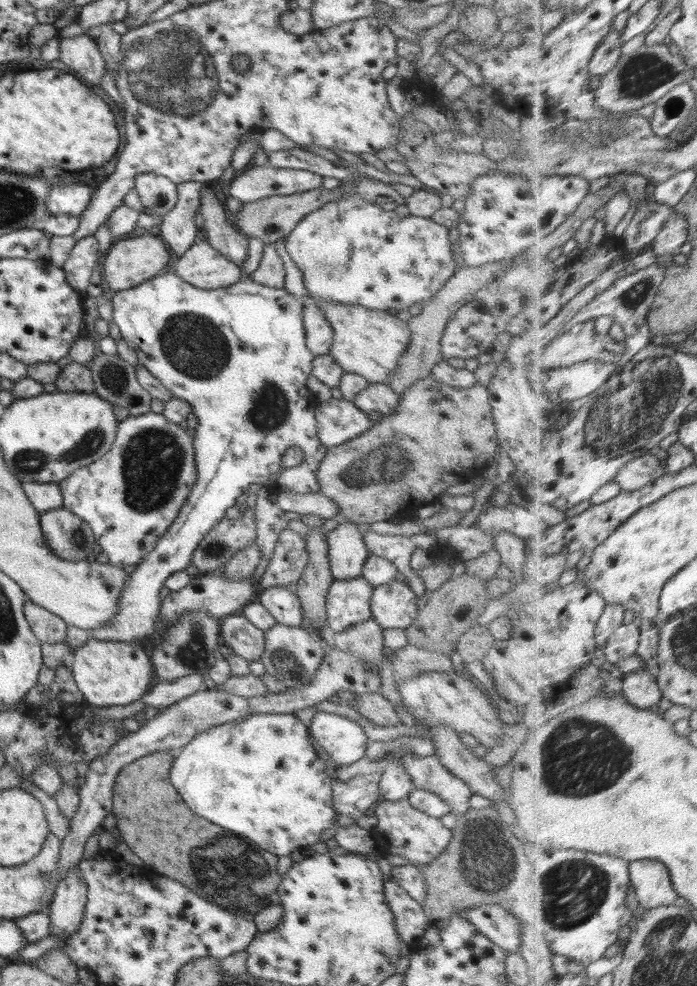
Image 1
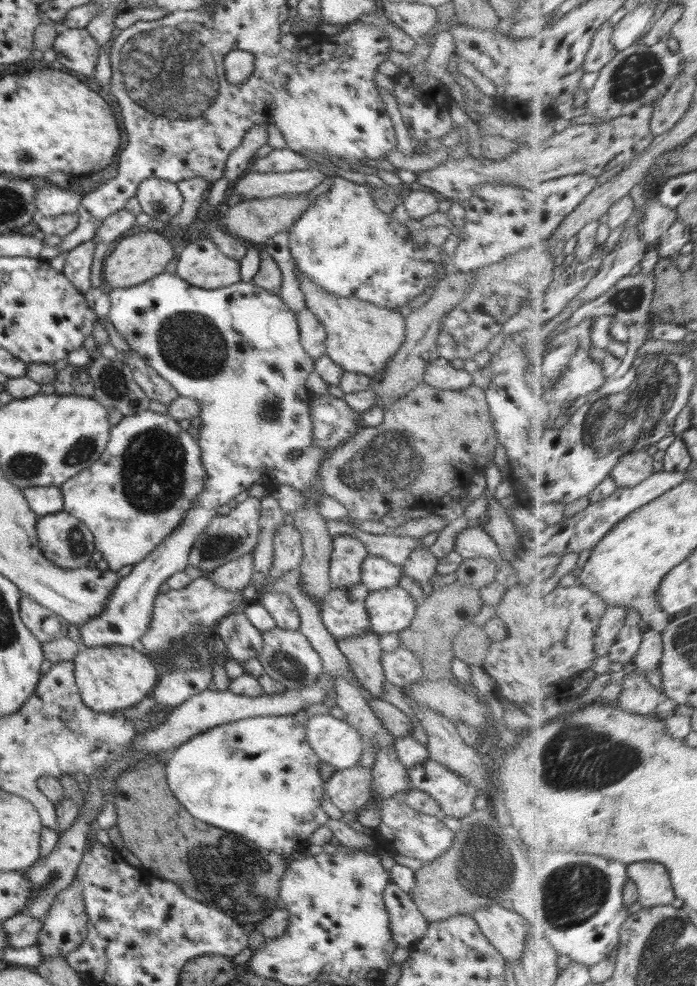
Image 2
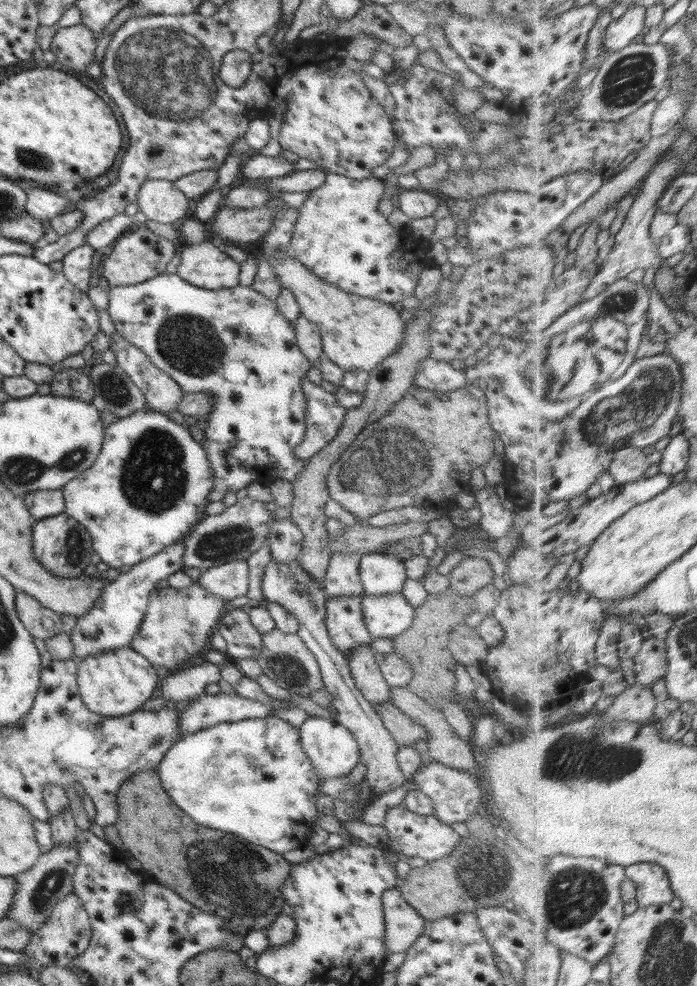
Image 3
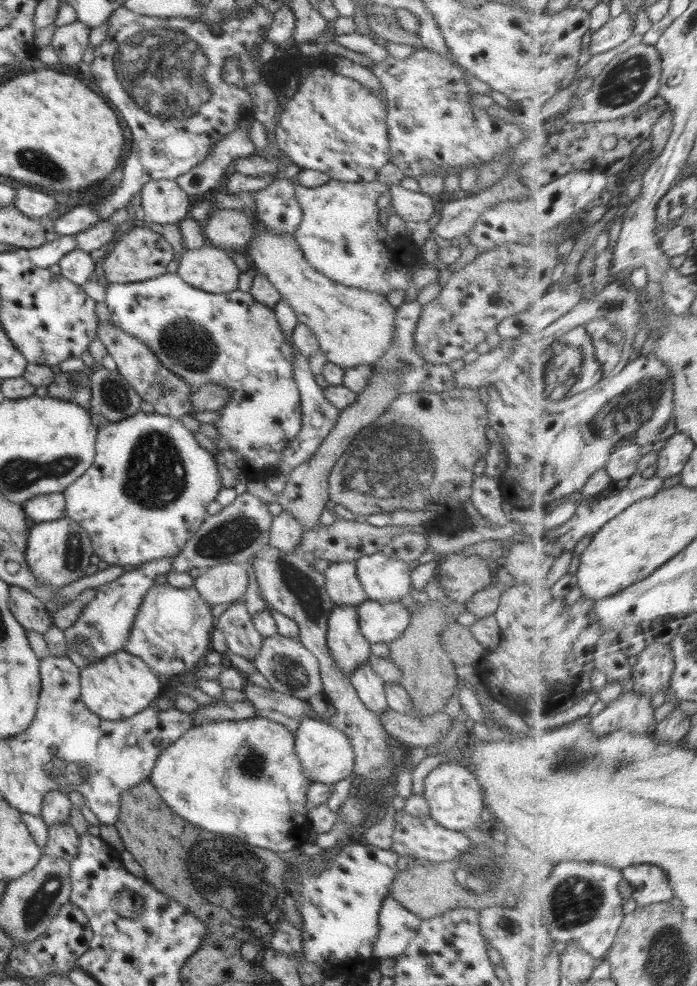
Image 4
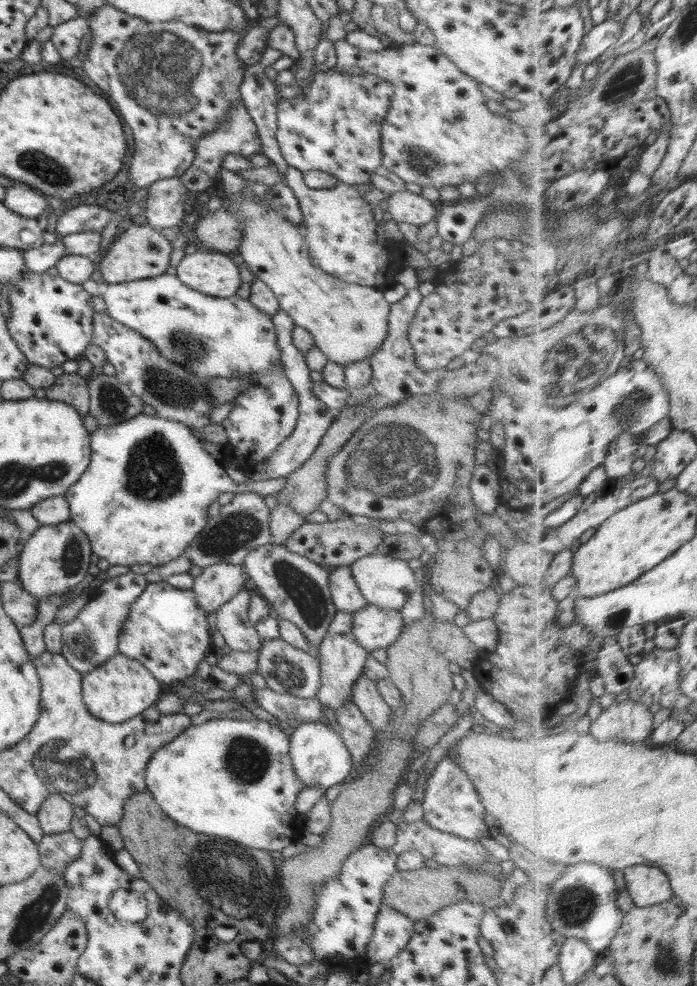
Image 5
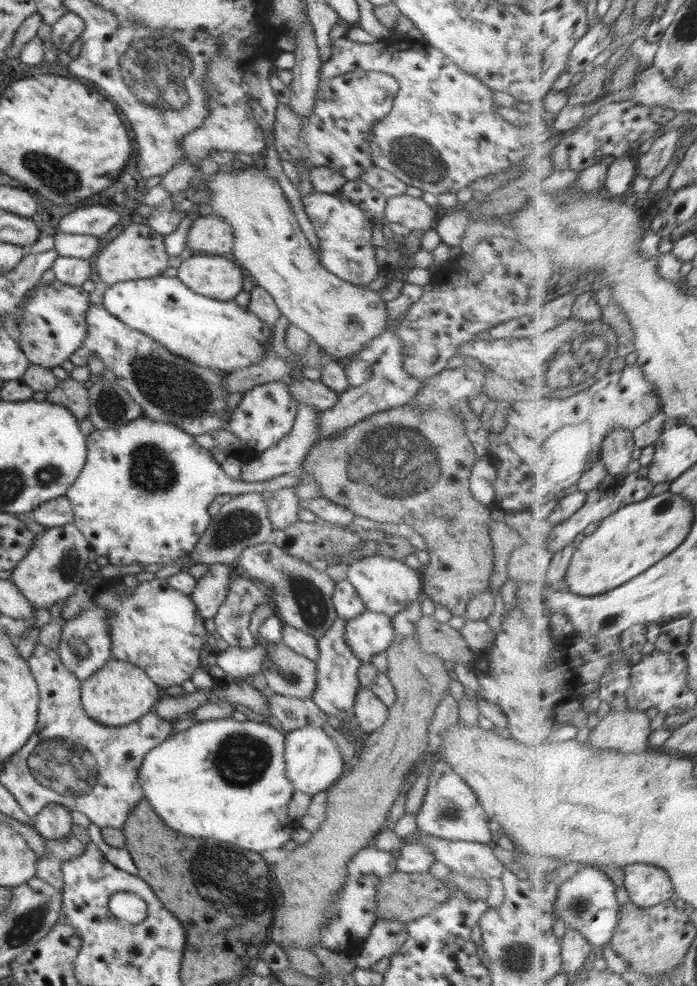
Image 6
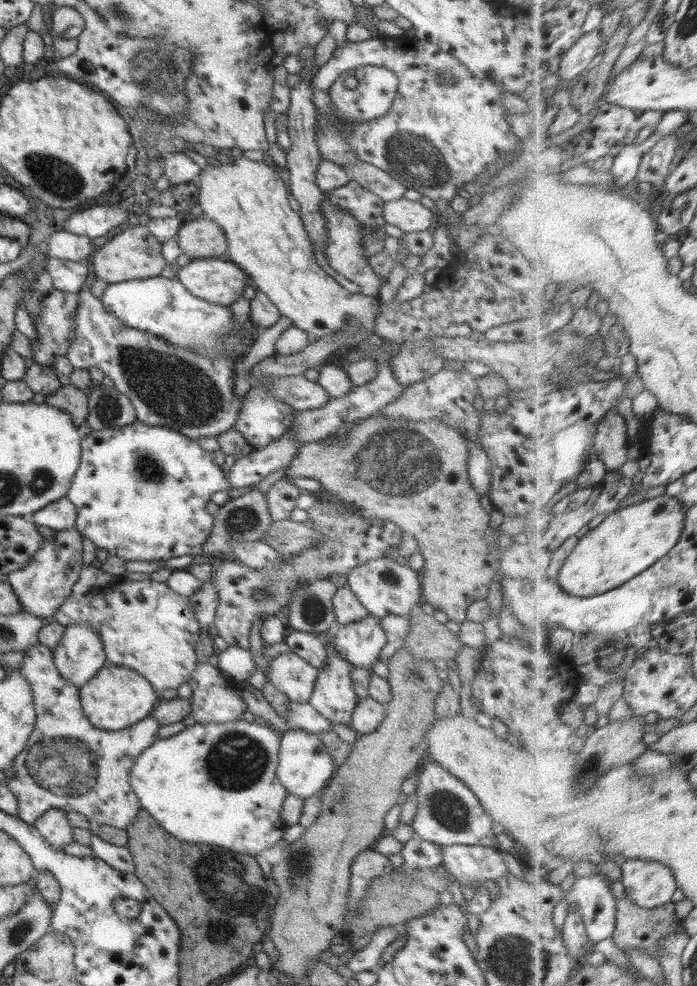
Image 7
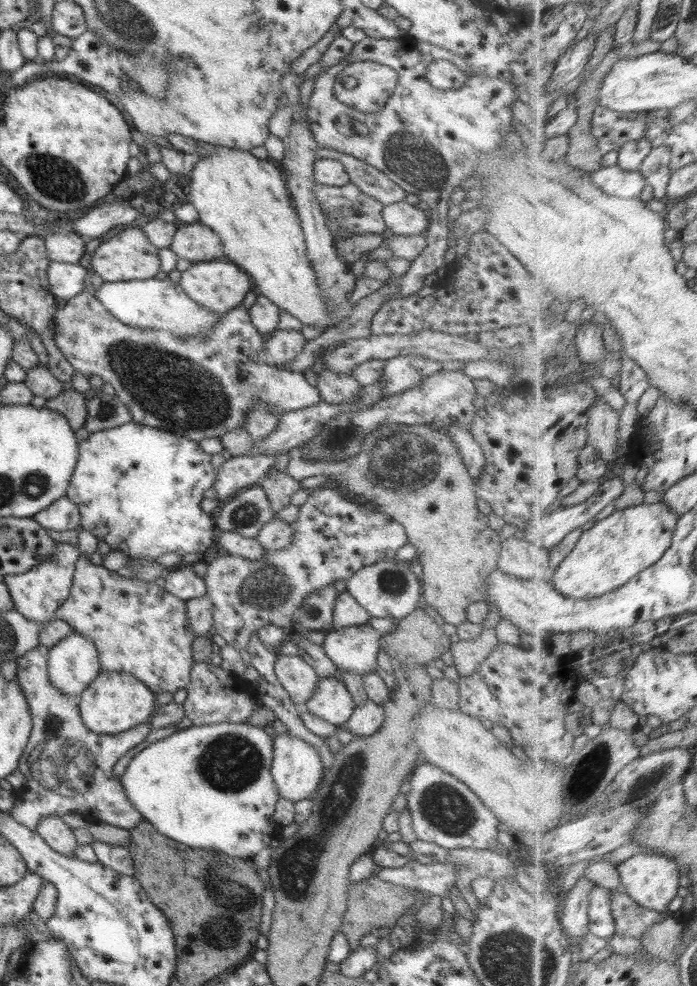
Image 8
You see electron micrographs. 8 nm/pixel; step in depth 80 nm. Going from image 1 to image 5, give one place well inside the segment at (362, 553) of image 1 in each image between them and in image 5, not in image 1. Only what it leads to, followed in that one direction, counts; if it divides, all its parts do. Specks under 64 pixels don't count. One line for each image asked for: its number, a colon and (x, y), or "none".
2: (348, 554)
3: (342, 578)
4: (343, 586)
5: (346, 595)

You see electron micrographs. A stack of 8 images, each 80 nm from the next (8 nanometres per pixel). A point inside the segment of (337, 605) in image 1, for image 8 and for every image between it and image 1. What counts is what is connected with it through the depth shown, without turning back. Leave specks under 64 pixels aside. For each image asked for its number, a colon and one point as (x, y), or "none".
2: (343, 612)
3: (345, 624)
4: (350, 649)
5: (342, 660)
6: (337, 681)
7: (334, 697)
8: (331, 700)

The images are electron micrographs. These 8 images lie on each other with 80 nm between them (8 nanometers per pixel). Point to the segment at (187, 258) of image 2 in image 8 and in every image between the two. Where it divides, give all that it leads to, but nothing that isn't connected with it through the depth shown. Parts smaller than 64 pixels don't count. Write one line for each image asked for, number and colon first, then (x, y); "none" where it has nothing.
3: (205, 265)
4: (209, 268)
5: (214, 273)
6: (213, 276)
7: (217, 281)
8: (219, 286)

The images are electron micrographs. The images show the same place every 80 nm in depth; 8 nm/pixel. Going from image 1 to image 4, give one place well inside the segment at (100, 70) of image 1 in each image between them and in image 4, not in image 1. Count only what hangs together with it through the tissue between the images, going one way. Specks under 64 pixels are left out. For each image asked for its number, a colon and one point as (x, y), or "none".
2: (75, 48)
3: (75, 47)
4: (70, 42)

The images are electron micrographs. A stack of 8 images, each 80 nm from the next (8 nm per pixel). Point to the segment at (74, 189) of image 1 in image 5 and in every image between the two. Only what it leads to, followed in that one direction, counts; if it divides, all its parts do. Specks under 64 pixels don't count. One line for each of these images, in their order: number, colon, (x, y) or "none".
2: (52, 200)
3: (43, 204)
4: (36, 204)
5: (21, 199)

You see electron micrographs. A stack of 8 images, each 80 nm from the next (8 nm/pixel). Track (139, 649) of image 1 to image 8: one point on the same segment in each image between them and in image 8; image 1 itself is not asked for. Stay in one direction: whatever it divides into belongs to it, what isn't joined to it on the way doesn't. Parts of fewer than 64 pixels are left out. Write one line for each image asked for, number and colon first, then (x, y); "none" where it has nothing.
2: (109, 678)
3: (118, 682)
4: (117, 686)
5: (121, 688)
6: (118, 693)
7: (116, 697)
8: (113, 702)

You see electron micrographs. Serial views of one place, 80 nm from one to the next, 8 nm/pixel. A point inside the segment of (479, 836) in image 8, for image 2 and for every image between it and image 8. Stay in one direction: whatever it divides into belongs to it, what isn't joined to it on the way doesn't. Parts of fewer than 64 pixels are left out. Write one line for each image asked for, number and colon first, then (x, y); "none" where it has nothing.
2: (455, 796)
3: (455, 794)
4: (454, 795)
5: (451, 804)
6: (450, 810)
7: (448, 812)

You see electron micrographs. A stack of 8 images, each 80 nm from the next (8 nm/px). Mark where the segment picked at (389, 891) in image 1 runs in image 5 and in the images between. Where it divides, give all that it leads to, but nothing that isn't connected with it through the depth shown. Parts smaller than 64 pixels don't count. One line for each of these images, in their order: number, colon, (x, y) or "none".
2: (407, 926)
3: (403, 925)
4: (397, 927)
5: (392, 931)

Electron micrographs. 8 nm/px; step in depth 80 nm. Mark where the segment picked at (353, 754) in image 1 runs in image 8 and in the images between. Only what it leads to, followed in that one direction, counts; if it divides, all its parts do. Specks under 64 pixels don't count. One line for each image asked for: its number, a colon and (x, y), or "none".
2: (338, 746)
3: (333, 751)
4: (327, 757)
5: (320, 758)
6: (313, 763)
7: (305, 765)
8: (297, 769)

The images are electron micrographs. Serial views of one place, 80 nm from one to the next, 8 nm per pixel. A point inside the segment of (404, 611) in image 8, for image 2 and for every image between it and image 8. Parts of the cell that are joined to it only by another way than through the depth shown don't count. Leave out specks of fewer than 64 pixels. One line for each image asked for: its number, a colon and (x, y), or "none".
2: (377, 573)
3: (380, 573)
4: (386, 579)
5: (386, 582)
6: (385, 585)
7: (383, 586)

